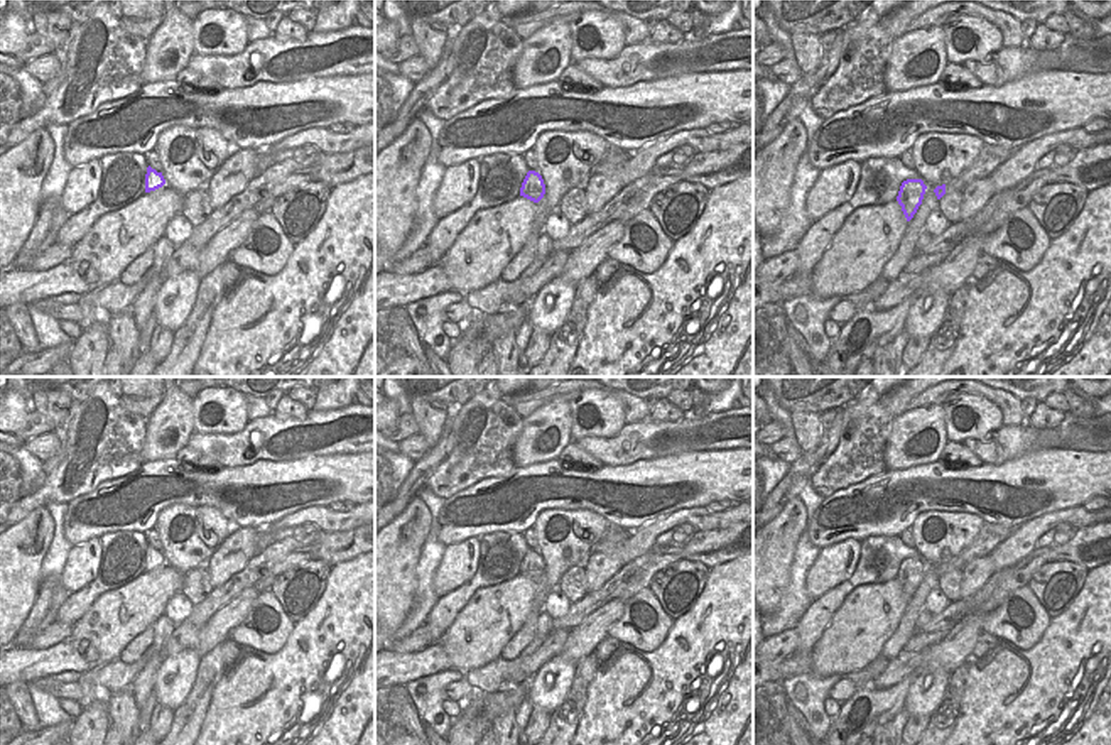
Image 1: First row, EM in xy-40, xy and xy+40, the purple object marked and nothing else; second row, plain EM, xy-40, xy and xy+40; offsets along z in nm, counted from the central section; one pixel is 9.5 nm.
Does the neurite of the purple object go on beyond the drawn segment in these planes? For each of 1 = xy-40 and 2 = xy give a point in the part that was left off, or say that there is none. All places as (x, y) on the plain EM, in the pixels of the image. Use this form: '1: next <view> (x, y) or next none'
1: next none
2: next none

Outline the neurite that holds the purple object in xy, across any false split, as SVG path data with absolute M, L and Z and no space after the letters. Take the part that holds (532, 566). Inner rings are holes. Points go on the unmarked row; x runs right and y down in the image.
M528 549L522 561L520 574L534 581L539 581L544 576L544 573L545 573L545 563L542 554L535 549Z

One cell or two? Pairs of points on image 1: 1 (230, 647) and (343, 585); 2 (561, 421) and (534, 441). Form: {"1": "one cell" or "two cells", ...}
{"1": "two cells", "2": "one cell"}

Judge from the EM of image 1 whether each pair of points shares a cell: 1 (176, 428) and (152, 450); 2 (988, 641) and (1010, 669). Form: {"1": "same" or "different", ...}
{"1": "same", "2": "different"}

